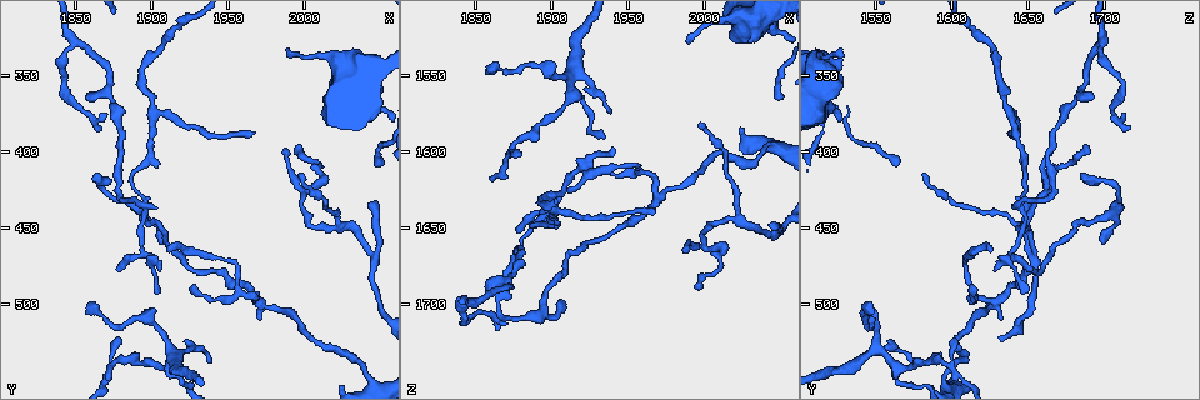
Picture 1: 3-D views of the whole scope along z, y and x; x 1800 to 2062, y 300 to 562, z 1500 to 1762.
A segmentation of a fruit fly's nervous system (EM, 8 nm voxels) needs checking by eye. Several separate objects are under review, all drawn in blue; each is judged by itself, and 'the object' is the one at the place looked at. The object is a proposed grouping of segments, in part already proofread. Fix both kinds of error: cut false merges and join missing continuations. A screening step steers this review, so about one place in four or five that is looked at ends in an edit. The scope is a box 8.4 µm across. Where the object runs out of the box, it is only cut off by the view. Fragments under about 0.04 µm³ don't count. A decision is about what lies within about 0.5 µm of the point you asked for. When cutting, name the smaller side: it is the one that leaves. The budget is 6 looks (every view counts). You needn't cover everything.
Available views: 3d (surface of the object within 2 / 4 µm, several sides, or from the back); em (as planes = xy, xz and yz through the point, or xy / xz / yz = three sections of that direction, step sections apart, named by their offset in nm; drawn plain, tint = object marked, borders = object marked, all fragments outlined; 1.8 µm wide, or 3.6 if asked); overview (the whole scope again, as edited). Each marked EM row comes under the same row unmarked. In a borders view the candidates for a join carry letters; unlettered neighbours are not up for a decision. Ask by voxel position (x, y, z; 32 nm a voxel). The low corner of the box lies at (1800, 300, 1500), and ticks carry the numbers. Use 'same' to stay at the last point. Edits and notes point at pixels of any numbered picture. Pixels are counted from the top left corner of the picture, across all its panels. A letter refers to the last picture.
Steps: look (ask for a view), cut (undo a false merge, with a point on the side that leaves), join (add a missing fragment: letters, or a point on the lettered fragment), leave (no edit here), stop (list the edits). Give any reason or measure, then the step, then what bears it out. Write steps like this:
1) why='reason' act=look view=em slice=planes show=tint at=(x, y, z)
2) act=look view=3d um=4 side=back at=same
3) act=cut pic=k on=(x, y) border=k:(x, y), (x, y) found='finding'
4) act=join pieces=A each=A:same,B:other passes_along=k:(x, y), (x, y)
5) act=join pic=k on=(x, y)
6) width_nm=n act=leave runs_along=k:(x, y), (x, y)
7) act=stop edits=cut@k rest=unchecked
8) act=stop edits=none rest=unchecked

why='abrupt turn' act=look view=3d um=2 at=(1850, 330, 1698)

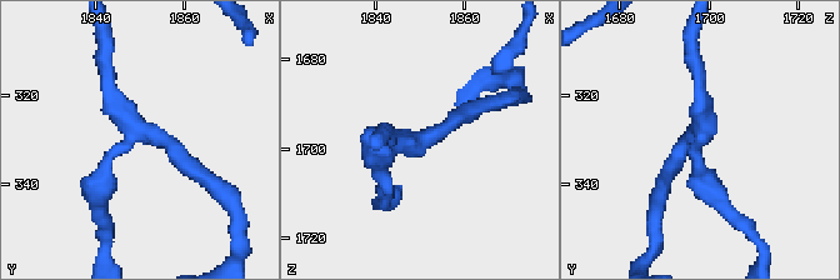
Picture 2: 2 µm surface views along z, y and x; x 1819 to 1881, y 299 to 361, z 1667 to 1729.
act=look view=em slice=xy step=4 show=tint at=(1850, 327, 1698)

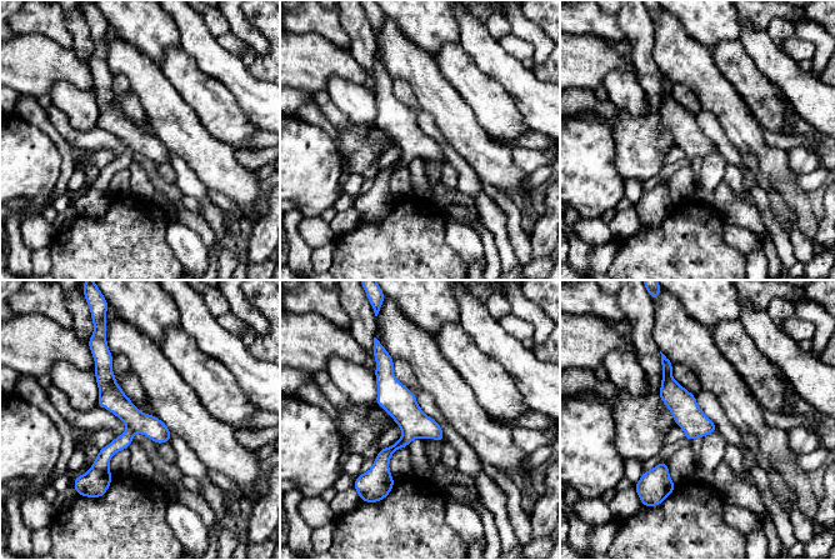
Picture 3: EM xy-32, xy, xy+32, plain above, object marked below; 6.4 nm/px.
act=look view=em slice=planes show=borders at=same

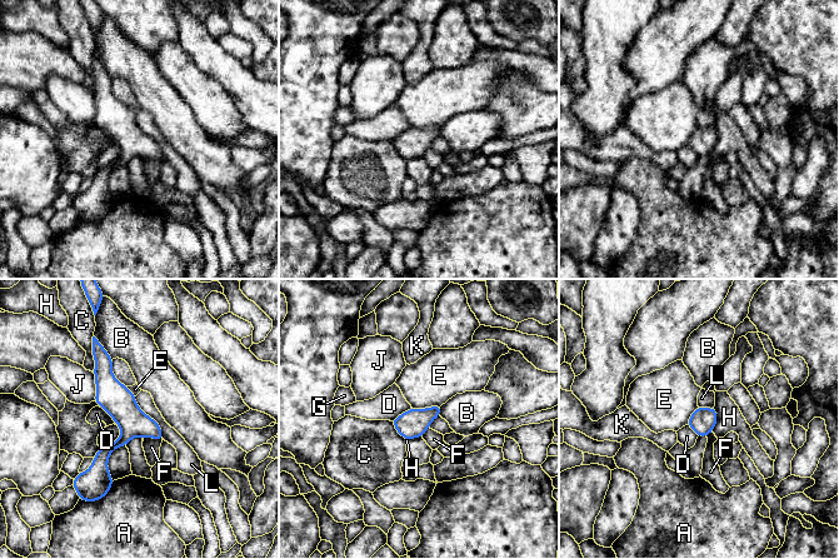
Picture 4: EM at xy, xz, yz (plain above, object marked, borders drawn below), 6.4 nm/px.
act=leave each=A:other,B:other,C:other,D:other,E:other,F:other,G:other,H:other,J:other,K:other,L:other border=4:(134, 397), (159, 425), (164, 439) found='all the same neuron'

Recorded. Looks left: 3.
why='thin end' act=look view=3d um=4 at=(1906, 460, 1700)

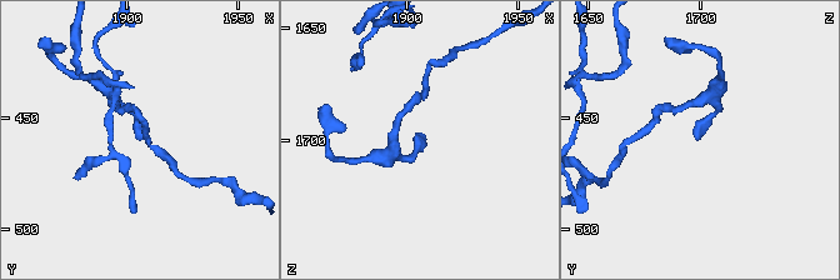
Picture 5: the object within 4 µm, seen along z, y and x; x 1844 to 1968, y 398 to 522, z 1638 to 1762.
act=look view=em slice=yz step=16 show=tint at=(1907, 459, 1698)

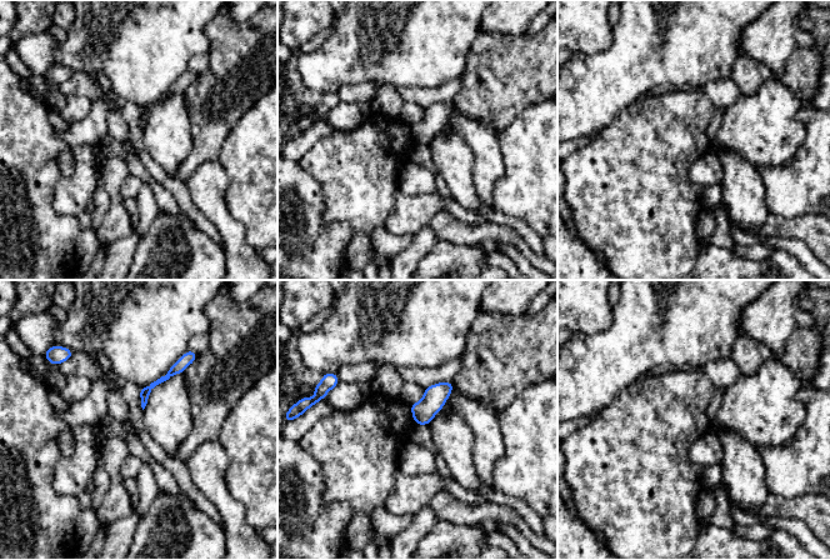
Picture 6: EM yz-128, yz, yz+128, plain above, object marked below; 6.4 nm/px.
act=look view=em slice=yz step=16 show=borders at=same

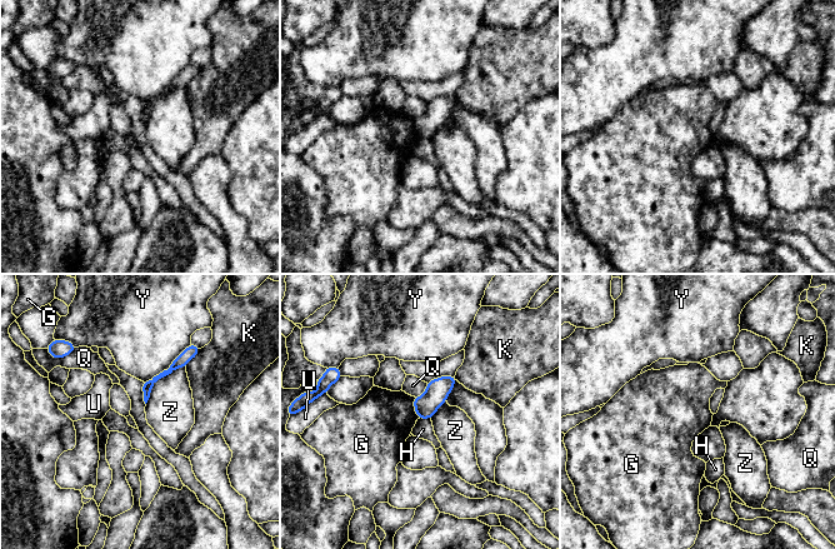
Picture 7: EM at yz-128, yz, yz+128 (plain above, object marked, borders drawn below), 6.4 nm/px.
act=leave each=G:other,H:other,K:other,Q:other,U:other,Y:other,Z:other border=7:(413, 397), (414, 412), (419, 418) found='none of them fits'

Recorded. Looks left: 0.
act=stop edits=none rest=unchecked

